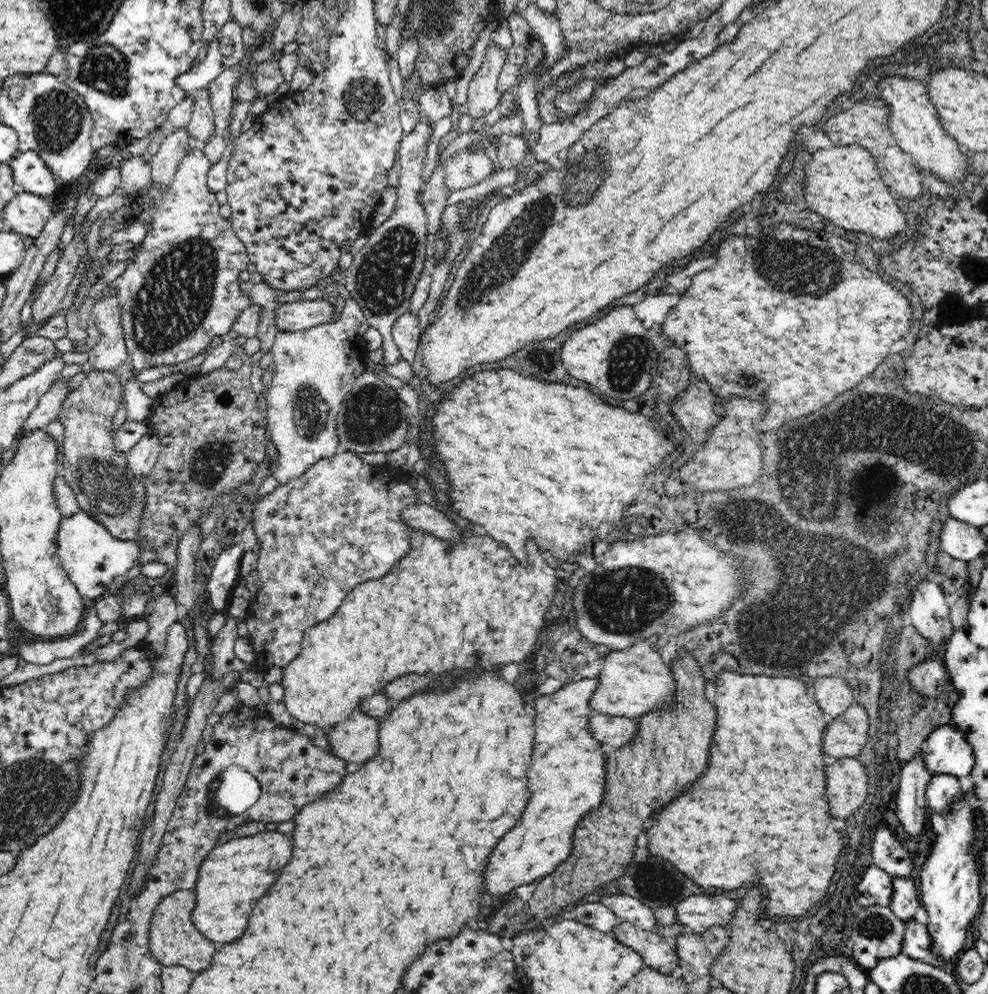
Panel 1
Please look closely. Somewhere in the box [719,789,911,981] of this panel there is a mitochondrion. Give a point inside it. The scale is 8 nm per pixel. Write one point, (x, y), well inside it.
(877, 927)

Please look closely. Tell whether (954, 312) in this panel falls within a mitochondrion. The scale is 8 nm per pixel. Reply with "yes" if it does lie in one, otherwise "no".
no

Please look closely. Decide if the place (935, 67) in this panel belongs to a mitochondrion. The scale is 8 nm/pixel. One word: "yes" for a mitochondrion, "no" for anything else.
no

